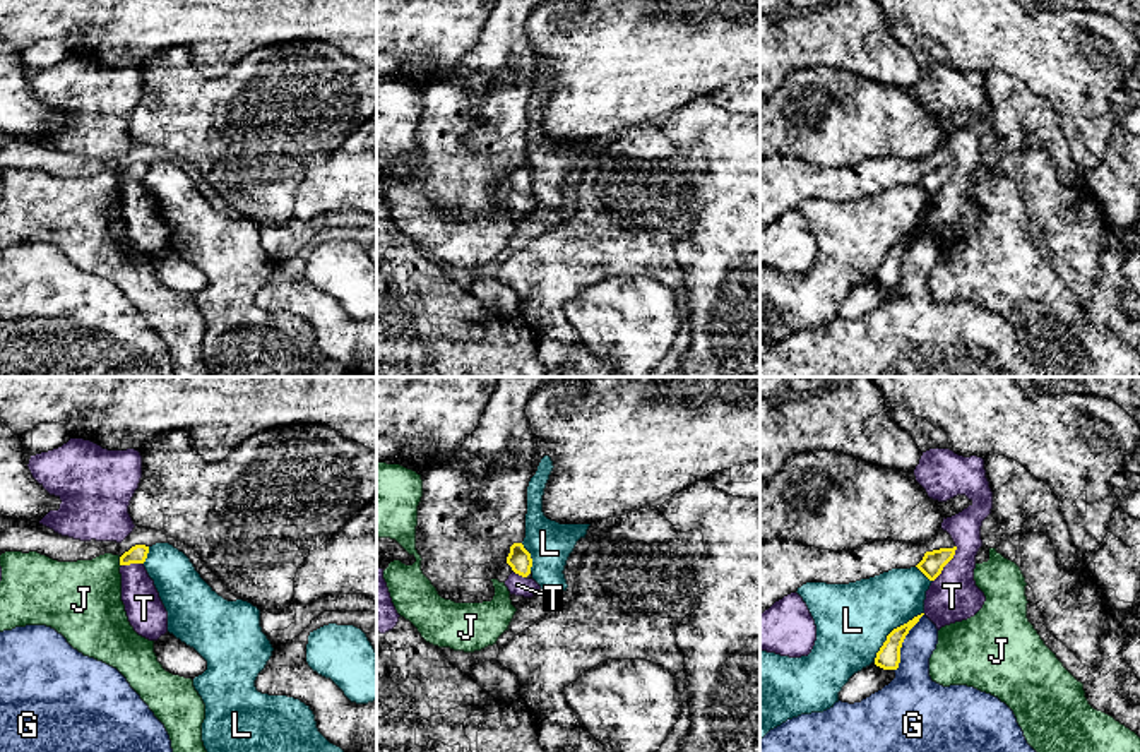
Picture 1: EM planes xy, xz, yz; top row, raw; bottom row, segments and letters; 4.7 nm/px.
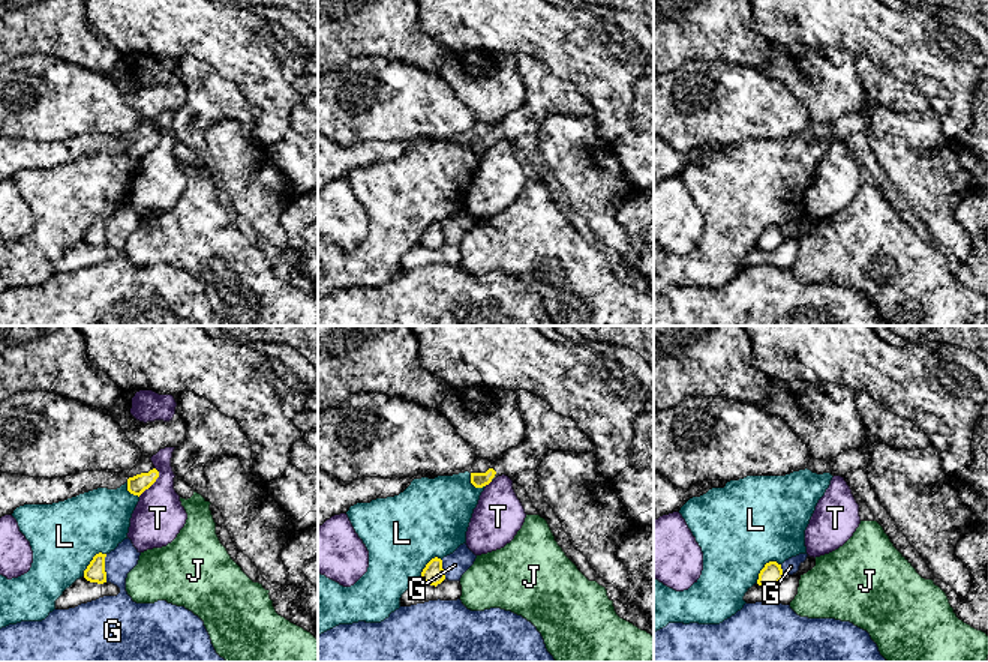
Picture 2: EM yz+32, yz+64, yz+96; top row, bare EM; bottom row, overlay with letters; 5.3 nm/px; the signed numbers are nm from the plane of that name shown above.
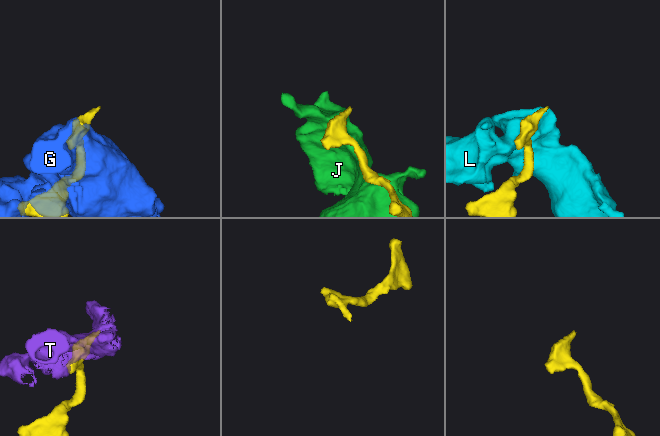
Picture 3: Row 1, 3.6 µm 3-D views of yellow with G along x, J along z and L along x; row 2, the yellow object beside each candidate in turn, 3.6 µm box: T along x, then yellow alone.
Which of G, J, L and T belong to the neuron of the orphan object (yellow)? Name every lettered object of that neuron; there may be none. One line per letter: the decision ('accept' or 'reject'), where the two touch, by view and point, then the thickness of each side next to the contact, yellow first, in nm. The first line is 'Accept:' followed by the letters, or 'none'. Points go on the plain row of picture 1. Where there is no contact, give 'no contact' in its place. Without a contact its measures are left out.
Accept: none
G: reject; contact yz (902, 257); calibres 110 and 220 nm
J: reject; contact xy (120, 179); calibres 90 and 360 nm
L: reject; contact yz (892, 247); calibres 110 and 360 nm
T: reject; contact yz (947, 179); calibres 110 and 240 nm

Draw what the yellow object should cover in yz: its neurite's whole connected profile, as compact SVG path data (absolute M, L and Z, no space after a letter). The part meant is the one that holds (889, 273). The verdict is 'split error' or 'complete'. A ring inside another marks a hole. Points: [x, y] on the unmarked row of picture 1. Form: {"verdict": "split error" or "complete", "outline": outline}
{"verdict": "complete", "outline": "M924 230L914 233L907 240L894 245L888 252L880 267L876 269L875 281L883 286L897 286L900 279L900 264L909 250L909 247L919 238Z"}

